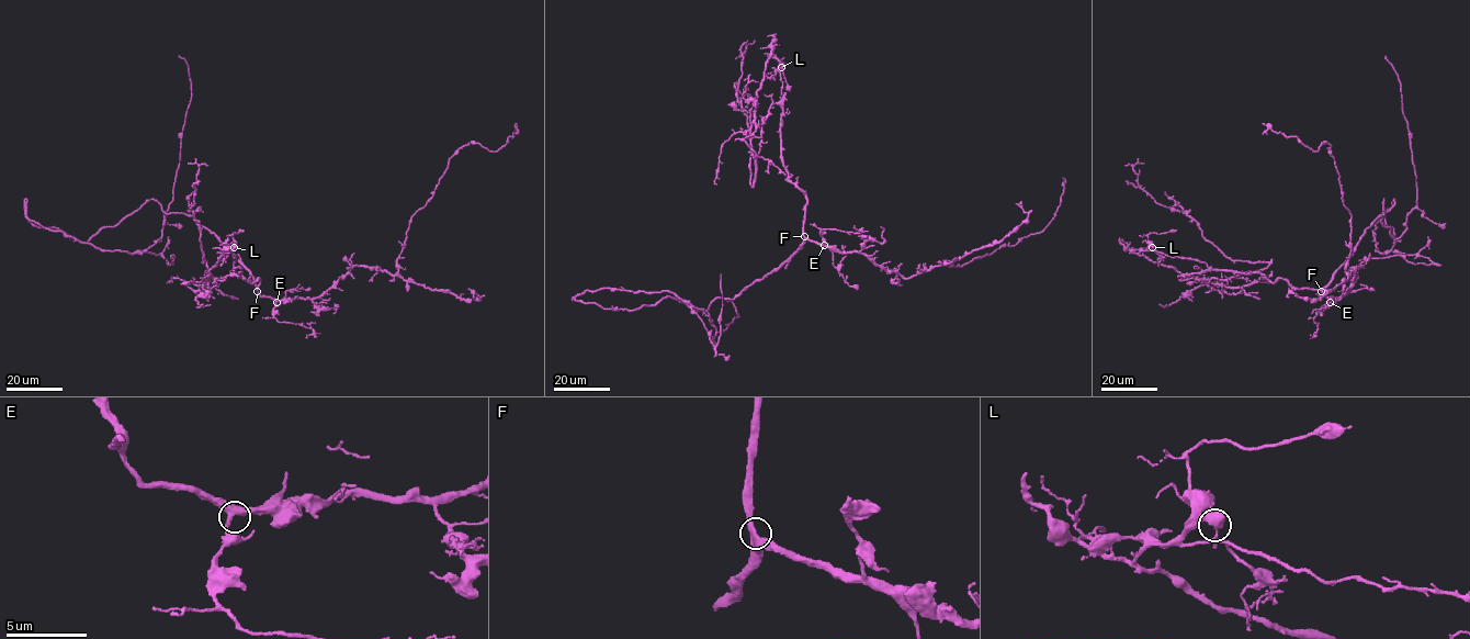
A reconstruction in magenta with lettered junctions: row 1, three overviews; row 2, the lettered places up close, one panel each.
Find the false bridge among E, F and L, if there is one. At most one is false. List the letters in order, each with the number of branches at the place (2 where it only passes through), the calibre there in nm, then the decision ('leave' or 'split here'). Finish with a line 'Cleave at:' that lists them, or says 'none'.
E: 3 | 400 nm | leave
F: 3 | 400 nm | leave
L: 3 | 400 nm | split here
Cleave at: L

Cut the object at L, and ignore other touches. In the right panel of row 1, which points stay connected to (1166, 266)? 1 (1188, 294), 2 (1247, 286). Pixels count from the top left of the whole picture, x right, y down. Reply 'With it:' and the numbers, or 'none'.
With it: 1, 2

